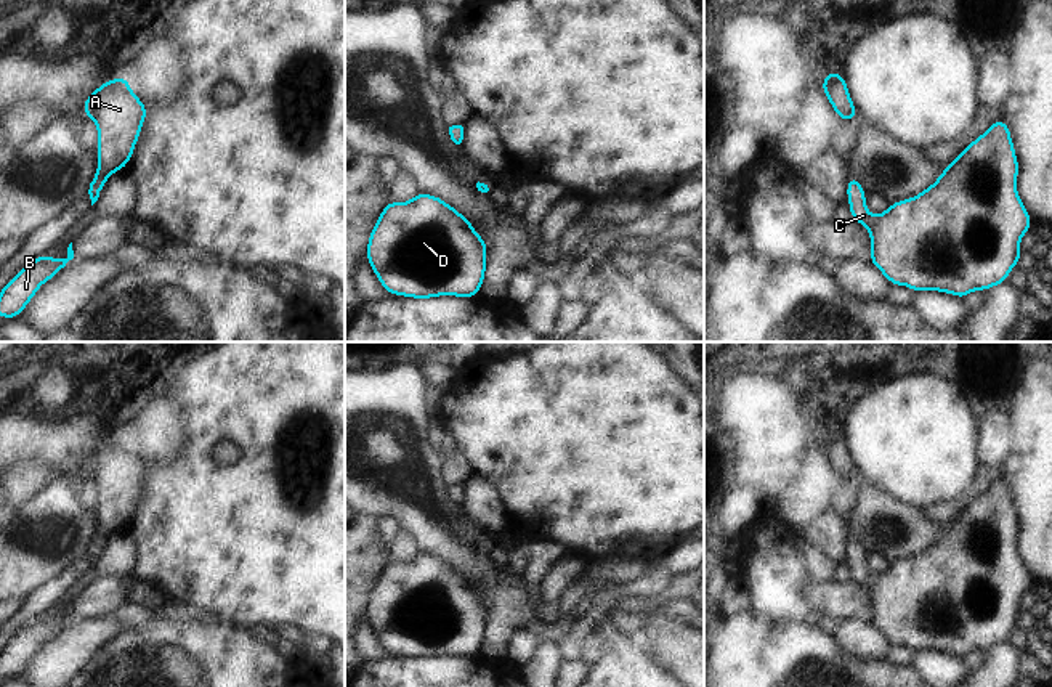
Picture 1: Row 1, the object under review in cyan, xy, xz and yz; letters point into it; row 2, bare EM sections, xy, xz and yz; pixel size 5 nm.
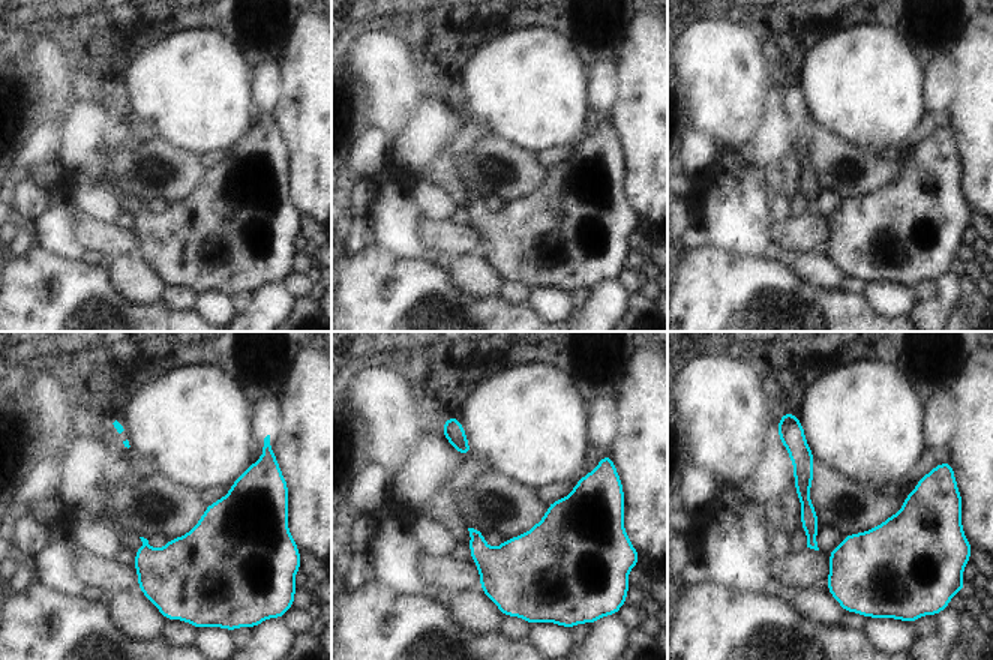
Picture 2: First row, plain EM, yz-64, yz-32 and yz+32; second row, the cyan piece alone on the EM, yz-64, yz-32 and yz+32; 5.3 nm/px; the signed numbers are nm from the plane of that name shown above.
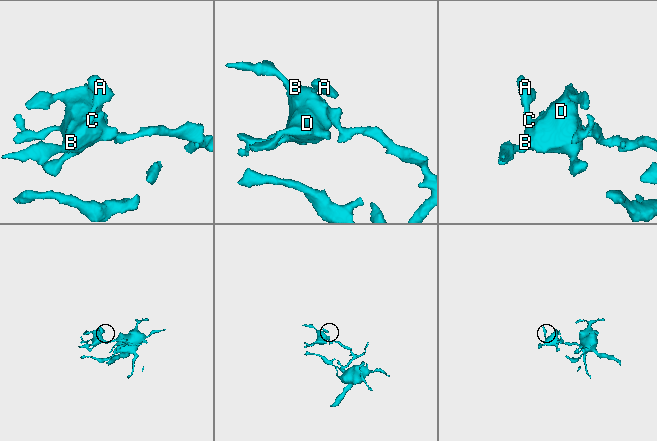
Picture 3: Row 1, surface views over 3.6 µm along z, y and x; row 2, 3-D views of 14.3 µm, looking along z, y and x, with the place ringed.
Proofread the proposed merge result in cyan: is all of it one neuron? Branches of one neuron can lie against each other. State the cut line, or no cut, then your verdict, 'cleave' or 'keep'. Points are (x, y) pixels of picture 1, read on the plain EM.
no cut | keep

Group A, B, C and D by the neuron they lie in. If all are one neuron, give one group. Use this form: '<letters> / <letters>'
A B C D

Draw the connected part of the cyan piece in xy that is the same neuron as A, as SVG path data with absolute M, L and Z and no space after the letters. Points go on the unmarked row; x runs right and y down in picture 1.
M127 437L99 445L82 464L98 488L98 530L90 543L91 565L98 560L107 538L123 530L133 515L148 467L130 449Z

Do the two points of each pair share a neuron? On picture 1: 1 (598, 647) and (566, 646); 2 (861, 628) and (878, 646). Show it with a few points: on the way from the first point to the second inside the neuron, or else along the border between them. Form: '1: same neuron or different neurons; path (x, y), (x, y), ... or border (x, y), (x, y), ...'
1: different neurons; border (594, 630), (584, 639), (578, 658)
2: same neuron; path (865, 633), (873, 641)

